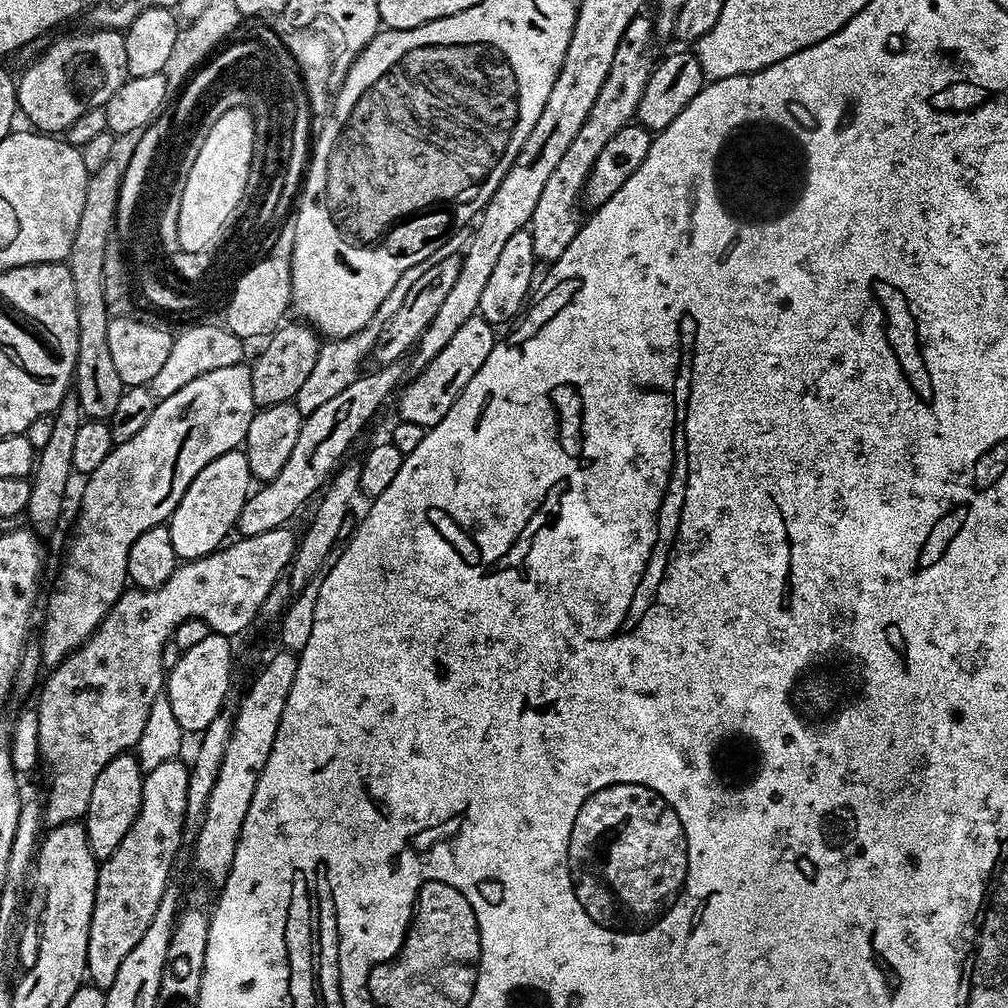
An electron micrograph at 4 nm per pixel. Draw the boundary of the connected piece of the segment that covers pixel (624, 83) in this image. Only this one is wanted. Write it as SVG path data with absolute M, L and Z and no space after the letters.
M651 15L636 16L630 26L626 26L622 42L618 42L618 50L614 50L610 74L606 74L606 82L602 82L602 90L598 90L598 98L582 130L578 130L578 134L574 134L574 142L566 146L566 154L562 154L558 166L554 166L554 174L550 174L550 179L538 198L538 206L534 206L530 231L536 257L544 259L545 256L545 261L548 262L557 260L580 229L584 183L588 180L594 162L598 162L598 154L602 154L602 146L606 146L606 142L610 142L610 138L618 134L618 130L633 123L642 90L653 70L654 60L648 57L648 51L652 48L652 36L654 37L654 20Z

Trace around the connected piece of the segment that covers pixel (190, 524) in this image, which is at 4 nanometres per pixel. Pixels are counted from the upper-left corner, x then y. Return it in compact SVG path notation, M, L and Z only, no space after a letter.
M243 450L222 454L197 474L166 524L170 541L181 561L208 556L229 539L228 531L232 532L236 527L236 519L253 487L251 484L254 484L254 477Z

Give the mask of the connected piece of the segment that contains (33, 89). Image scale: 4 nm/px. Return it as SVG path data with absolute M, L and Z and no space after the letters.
M110 28L87 31L58 41L45 56L37 55L18 76L16 103L33 129L44 134L63 133L86 110L104 107L129 79L123 35Z

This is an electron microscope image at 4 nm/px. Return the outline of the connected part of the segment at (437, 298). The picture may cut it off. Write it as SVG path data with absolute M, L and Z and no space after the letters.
M459 253L448 255L442 262L431 266L426 274L419 275L414 286L410 286L402 306L398 306L398 314L390 318L390 322L378 334L376 345L372 347L371 359L376 360L377 365L401 361L415 347L417 341L420 340L420 335L426 330L426 326L430 326L434 314L438 314L438 309L441 308L442 301L446 299L447 292L454 286L461 269L461 260L462 256Z

